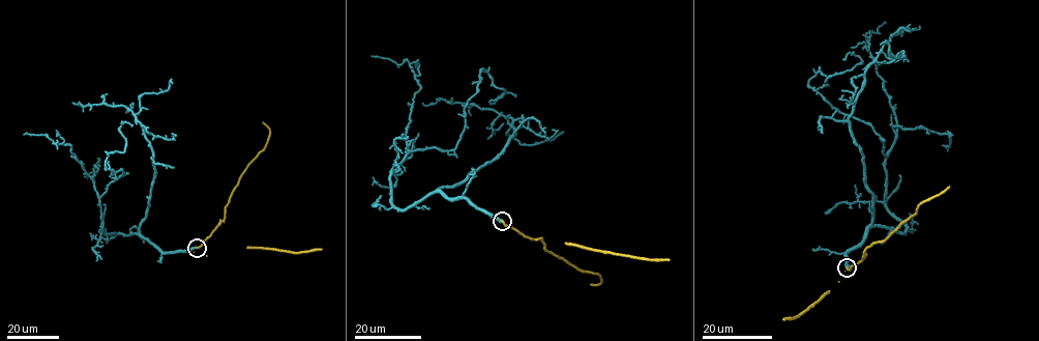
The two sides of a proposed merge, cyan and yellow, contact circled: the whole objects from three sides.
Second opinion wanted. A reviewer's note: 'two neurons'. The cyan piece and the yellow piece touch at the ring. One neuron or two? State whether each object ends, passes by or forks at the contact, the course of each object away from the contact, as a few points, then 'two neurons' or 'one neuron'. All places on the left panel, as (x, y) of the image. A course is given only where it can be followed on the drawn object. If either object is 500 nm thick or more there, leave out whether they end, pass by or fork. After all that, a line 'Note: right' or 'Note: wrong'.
cyan ends; yellow ends; course cyan (197, 248), (104, 233), (99, 198), (123, 173), (105, 165), (131, 126); course yellow (197, 248), (225, 219), (226, 207), (239, 176), (267, 143), (270, 133), (262, 122); two neurons
Note: right

